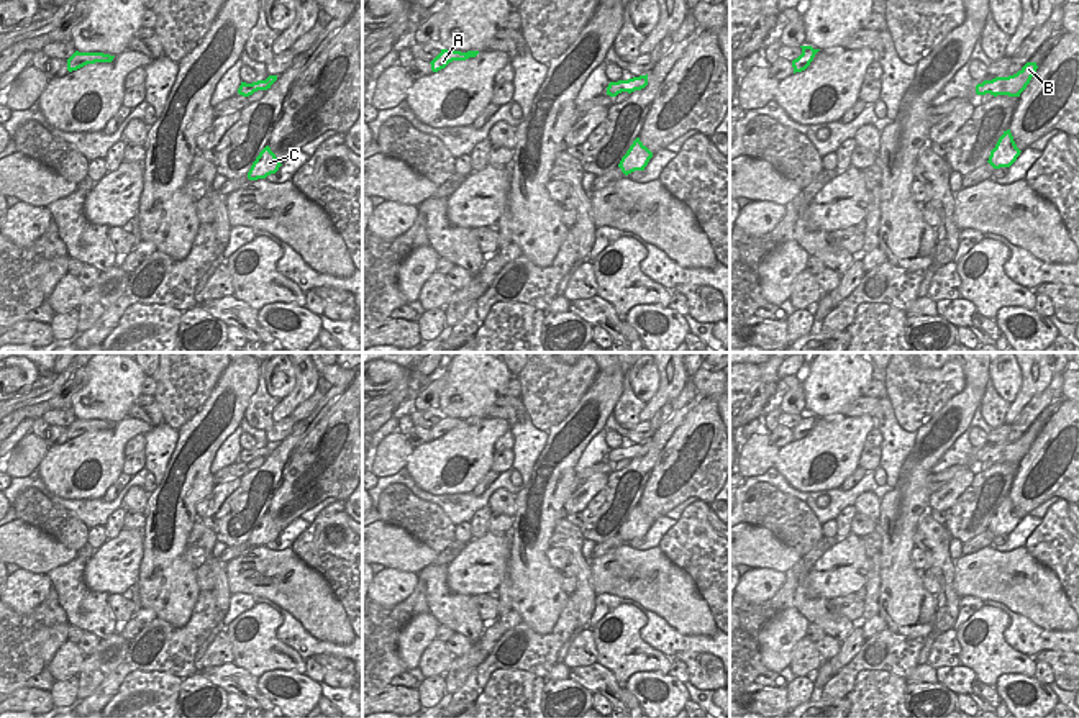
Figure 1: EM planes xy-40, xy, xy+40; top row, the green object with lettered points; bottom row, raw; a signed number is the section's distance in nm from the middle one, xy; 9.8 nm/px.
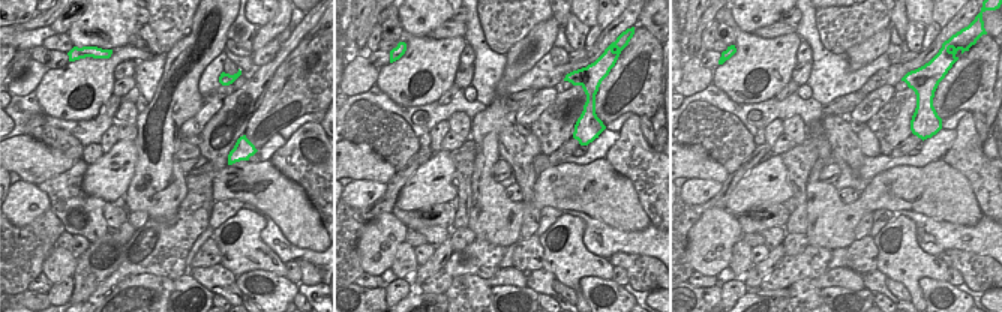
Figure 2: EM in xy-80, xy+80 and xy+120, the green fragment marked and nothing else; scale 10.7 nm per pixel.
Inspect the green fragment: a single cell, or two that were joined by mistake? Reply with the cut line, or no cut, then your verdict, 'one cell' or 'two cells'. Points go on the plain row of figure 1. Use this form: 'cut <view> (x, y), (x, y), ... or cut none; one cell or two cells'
cut none; one cell

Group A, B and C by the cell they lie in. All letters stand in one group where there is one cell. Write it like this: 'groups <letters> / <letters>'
groups A B C

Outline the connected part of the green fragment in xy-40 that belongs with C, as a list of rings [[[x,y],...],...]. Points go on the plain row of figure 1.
[[[266,513],[256,528],[253,529],[248,546],[249,548],[257,548],[257,546],[266,546],[271,541],[275,541],[280,534],[280,528],[275,525],[275,521],[271,518],[269,513]]]

